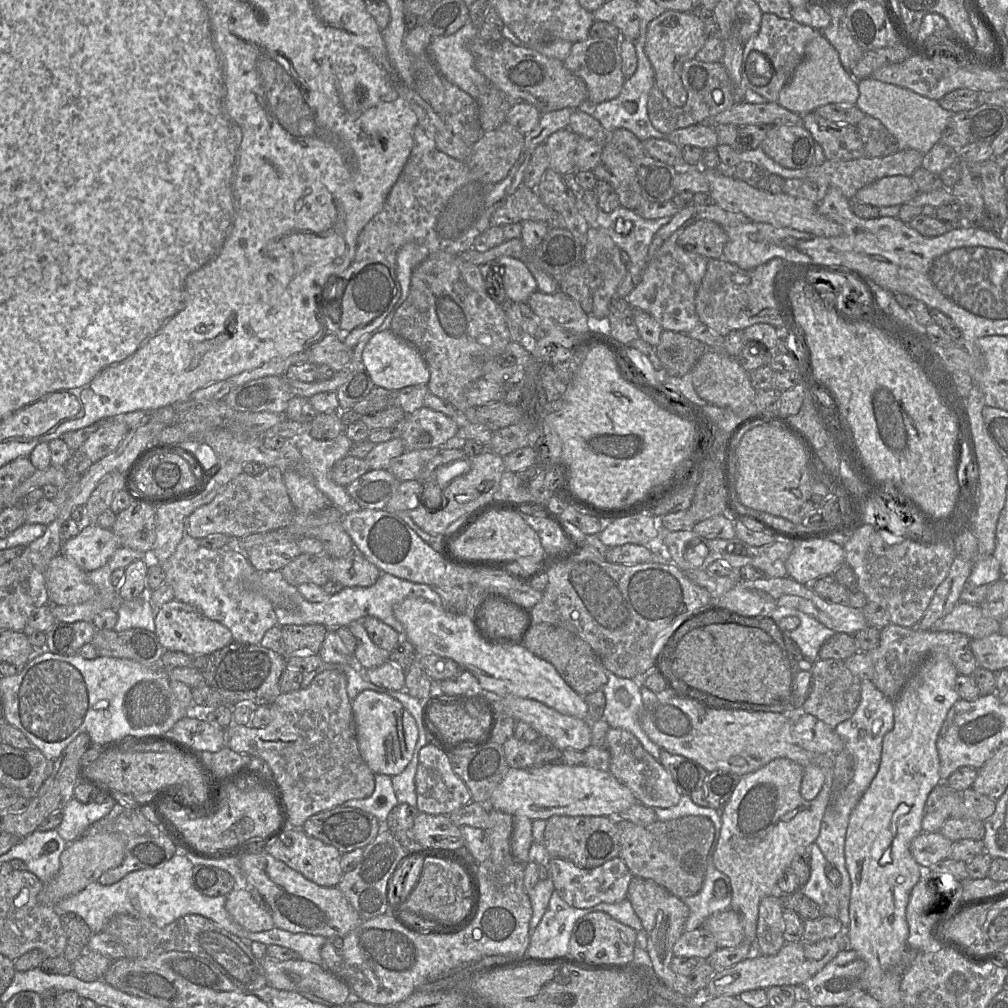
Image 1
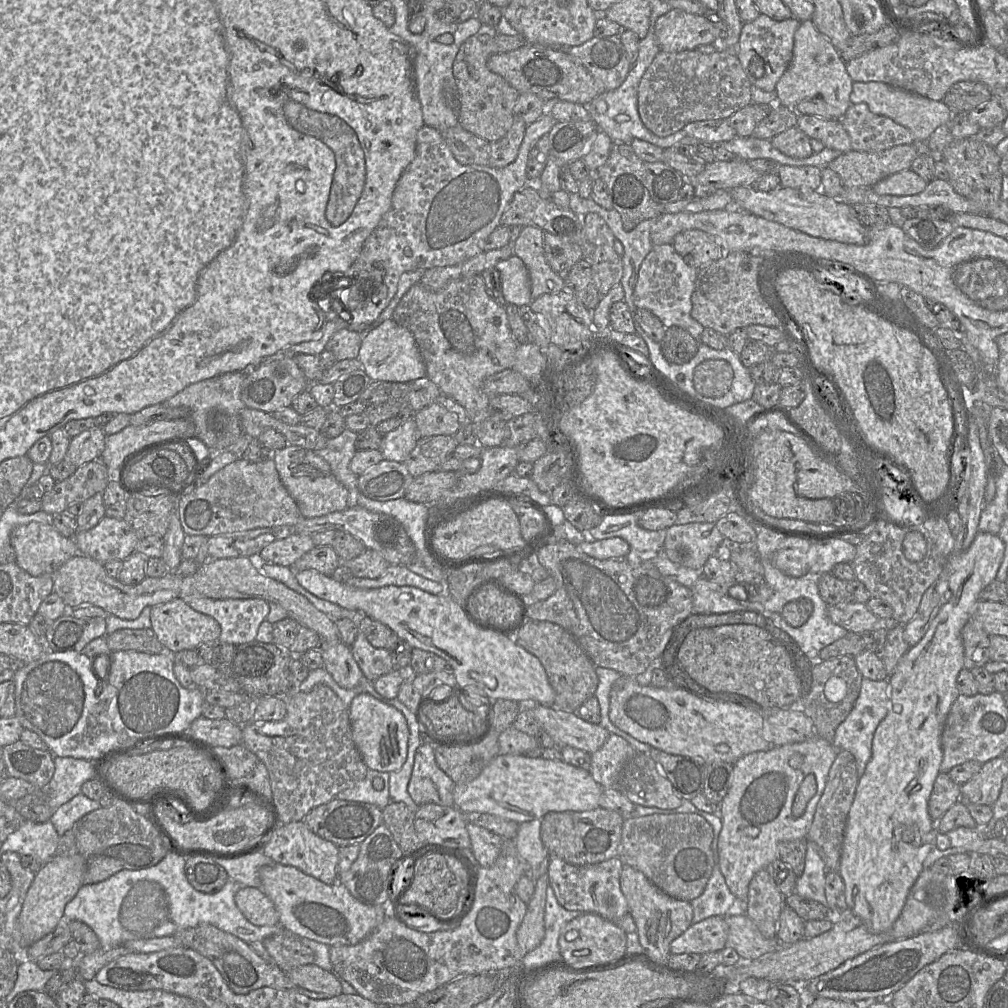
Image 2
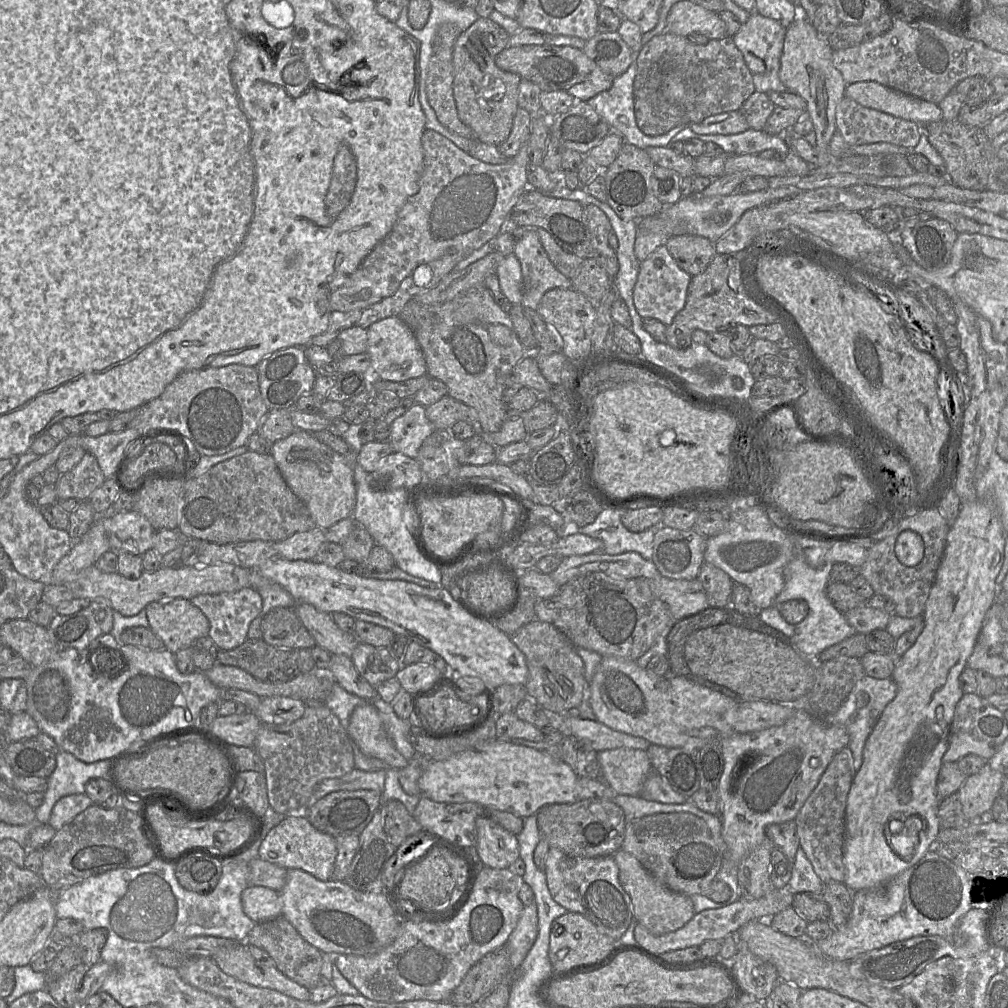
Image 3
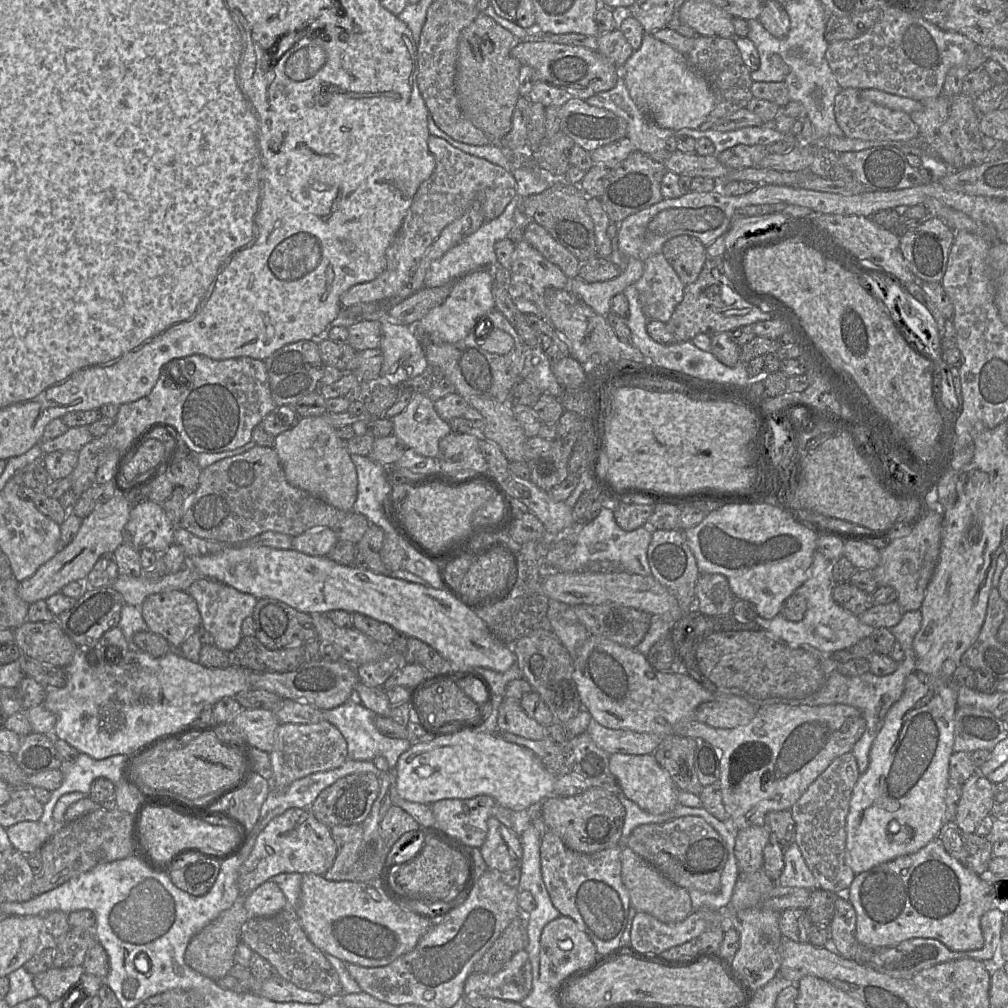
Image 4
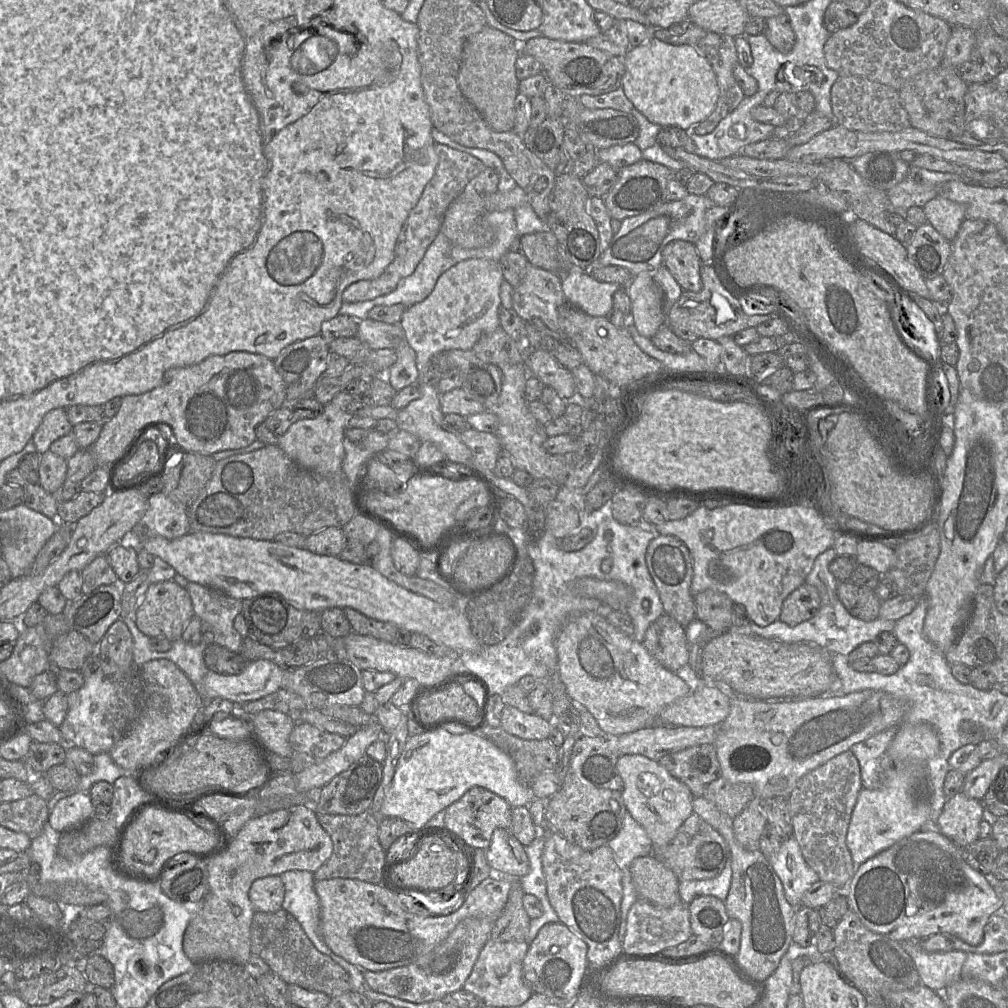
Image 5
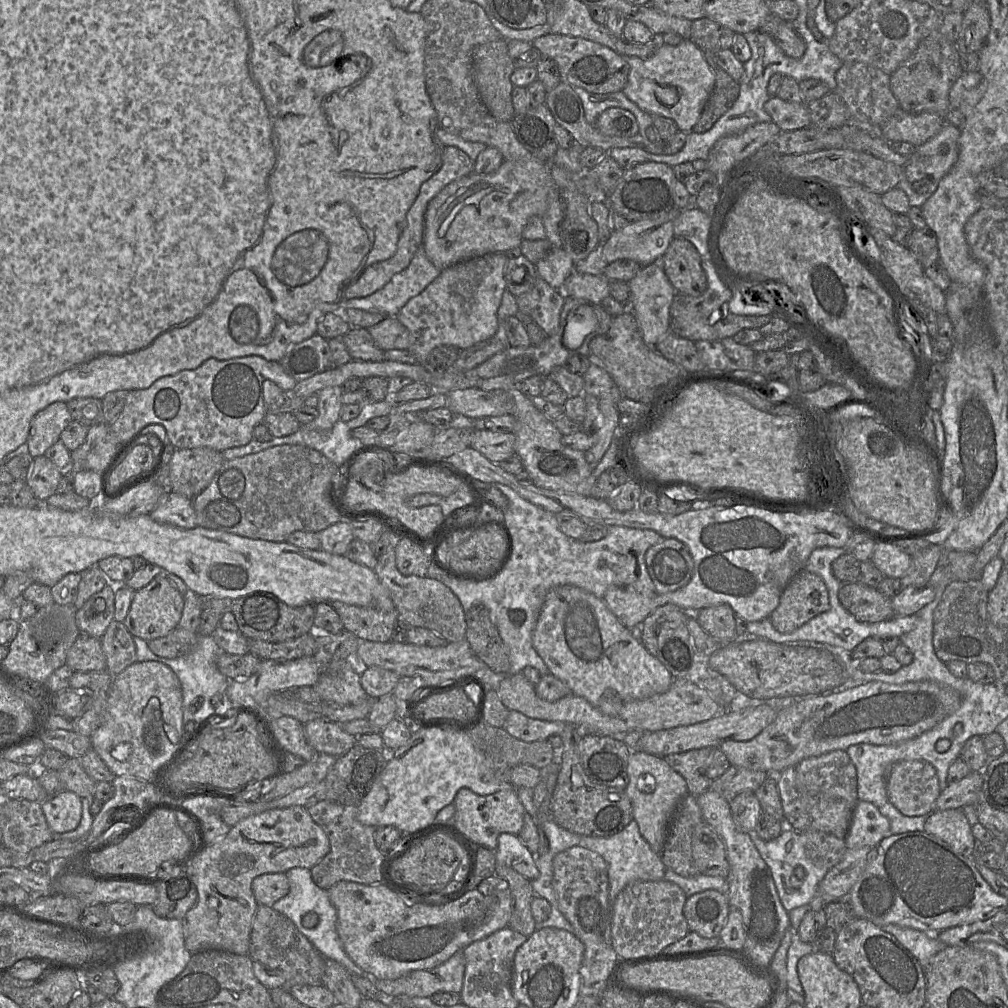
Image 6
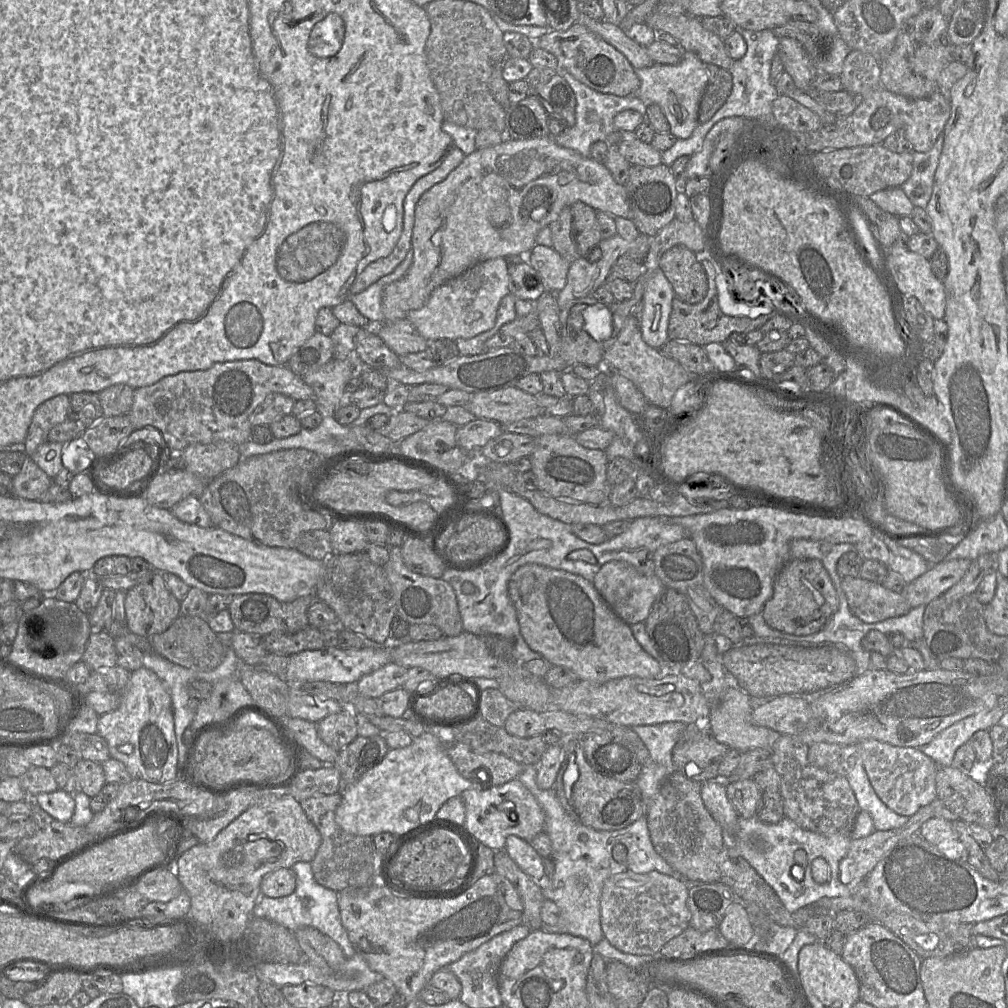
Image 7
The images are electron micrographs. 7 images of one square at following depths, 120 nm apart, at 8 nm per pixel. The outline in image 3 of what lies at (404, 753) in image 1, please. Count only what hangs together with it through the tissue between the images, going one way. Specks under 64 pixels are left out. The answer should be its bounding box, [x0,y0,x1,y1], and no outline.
[347,705,407,769]

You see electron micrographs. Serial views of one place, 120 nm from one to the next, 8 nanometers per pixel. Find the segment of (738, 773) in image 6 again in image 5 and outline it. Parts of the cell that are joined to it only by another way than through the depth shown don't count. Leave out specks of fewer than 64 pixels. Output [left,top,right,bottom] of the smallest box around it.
[704,776,755,819]

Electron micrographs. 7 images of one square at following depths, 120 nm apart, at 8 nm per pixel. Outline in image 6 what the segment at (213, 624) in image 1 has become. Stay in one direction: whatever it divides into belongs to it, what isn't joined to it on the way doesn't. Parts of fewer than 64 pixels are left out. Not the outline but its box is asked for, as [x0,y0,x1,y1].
[123,572,184,642]

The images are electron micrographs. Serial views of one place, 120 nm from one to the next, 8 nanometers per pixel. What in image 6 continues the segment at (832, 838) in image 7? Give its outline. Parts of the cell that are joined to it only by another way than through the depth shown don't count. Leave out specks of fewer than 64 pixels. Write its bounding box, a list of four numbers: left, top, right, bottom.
[748,827,828,912]

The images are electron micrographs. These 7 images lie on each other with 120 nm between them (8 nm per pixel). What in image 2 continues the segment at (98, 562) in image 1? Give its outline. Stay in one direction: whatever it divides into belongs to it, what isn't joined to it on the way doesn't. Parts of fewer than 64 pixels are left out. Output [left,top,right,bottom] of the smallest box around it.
[73,515,139,564]

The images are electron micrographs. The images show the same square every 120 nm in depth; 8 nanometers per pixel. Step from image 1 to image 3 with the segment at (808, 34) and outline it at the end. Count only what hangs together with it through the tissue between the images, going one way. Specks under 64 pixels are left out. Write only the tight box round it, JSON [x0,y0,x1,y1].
[733,11,787,74]

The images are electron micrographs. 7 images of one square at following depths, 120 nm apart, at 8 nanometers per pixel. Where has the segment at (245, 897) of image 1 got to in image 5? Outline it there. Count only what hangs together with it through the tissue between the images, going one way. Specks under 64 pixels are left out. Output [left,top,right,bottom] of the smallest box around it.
[249,875,285,912]

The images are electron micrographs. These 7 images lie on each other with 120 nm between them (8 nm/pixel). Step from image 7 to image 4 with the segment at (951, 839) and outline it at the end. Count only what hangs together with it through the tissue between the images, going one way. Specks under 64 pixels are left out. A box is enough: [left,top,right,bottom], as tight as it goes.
[953,768,995,833]

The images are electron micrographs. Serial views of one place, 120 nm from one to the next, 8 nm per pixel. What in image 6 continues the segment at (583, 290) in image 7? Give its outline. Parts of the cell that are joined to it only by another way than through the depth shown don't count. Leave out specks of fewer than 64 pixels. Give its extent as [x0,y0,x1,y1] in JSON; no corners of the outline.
[574,207,682,276]

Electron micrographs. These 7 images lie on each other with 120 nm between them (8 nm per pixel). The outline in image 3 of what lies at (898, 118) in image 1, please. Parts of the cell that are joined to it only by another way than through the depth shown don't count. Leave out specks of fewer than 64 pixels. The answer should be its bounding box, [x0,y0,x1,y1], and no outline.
[845,81,942,132]

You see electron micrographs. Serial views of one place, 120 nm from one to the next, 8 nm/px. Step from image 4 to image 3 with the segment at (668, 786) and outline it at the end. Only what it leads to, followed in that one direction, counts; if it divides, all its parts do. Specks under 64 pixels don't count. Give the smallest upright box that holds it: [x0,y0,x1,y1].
[598,748,653,796]

